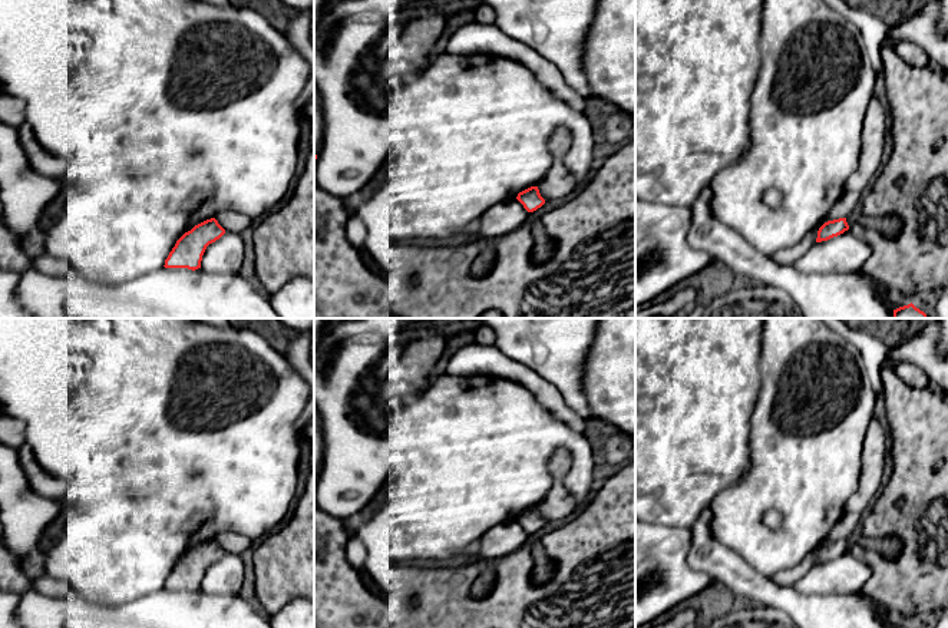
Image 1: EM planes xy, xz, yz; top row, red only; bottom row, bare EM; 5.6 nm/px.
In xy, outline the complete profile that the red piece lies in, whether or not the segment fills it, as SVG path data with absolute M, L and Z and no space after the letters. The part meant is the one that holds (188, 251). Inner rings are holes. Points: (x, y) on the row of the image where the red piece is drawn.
M225 209L214 218L195 225L185 232L175 244L168 258L165 268L201 268L202 255L207 247L219 239L225 232L240 235L247 228L251 228L254 221L244 214Z

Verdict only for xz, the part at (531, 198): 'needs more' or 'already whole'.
needs more

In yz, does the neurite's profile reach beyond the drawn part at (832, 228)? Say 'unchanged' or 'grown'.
grown

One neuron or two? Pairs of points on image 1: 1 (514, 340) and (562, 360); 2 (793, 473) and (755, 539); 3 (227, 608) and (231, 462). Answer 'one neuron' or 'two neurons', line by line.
1: one neuron
2: one neuron
3: two neurons

